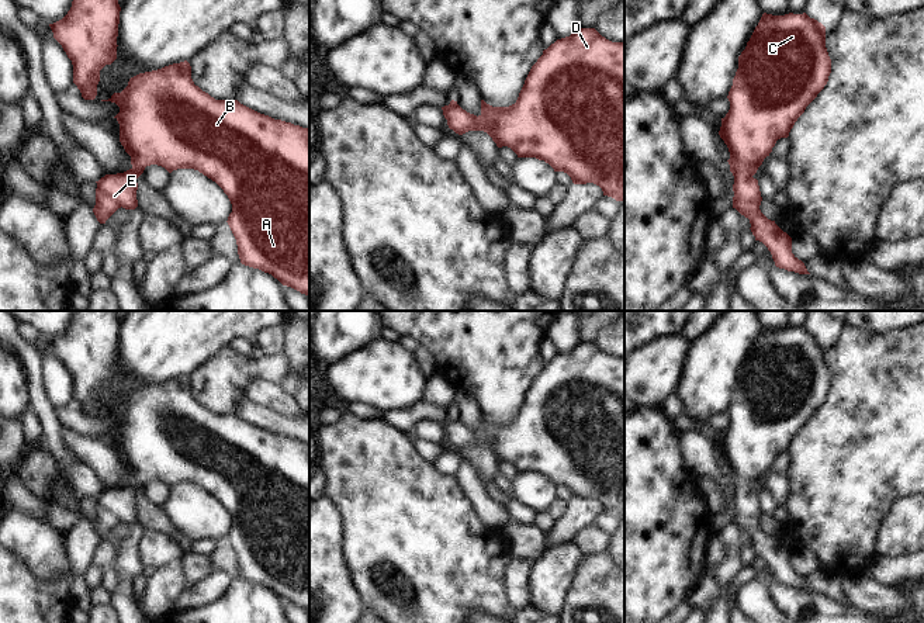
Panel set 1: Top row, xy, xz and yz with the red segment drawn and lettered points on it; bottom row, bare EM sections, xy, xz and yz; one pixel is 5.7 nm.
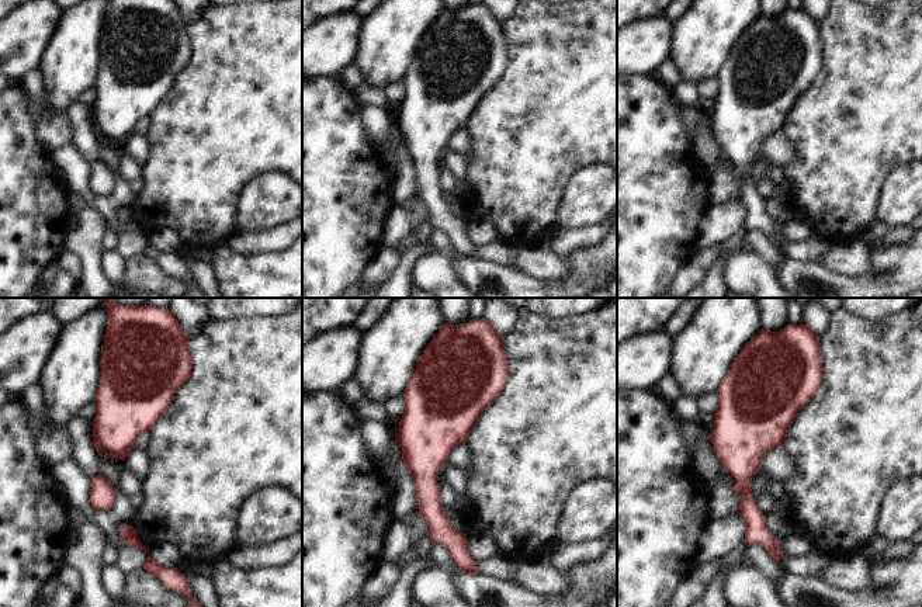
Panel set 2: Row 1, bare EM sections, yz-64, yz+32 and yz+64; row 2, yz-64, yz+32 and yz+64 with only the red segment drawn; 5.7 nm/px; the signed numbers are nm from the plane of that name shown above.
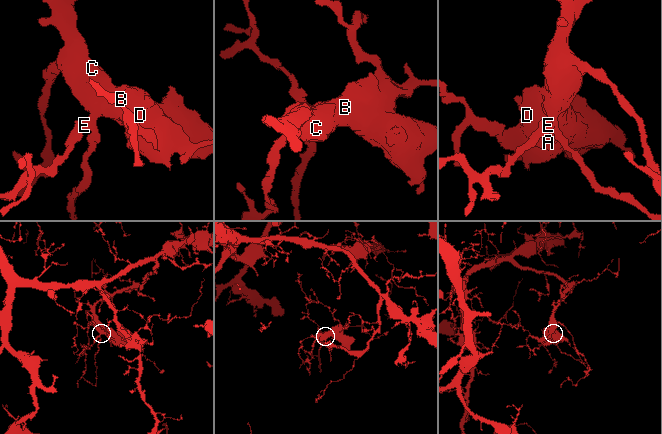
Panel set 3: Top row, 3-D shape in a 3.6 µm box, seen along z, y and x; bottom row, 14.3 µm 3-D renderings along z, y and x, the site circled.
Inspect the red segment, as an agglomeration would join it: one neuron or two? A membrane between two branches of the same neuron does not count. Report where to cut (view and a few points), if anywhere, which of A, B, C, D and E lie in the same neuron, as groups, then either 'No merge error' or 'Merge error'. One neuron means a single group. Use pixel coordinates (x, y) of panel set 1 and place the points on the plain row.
No split. Groups: A B C D E. No merge error

